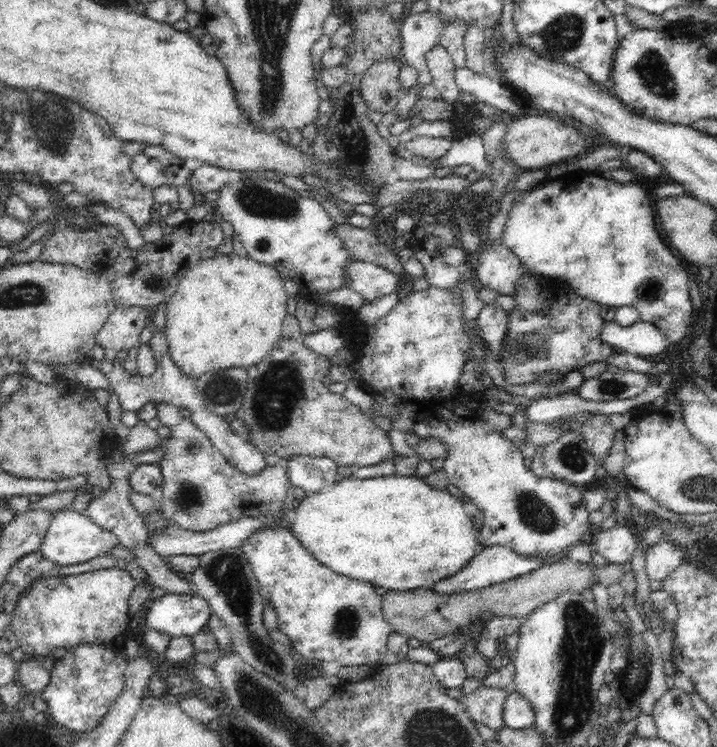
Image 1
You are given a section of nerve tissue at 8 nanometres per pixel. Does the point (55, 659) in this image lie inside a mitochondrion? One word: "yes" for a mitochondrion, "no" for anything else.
no

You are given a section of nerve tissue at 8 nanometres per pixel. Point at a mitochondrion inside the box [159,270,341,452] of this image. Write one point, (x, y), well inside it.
(279, 390)

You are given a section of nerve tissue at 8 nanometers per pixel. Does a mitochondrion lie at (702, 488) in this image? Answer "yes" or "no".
yes

